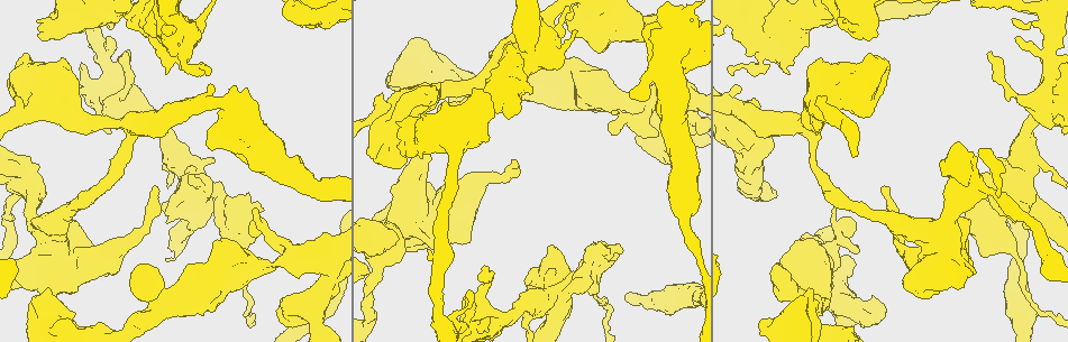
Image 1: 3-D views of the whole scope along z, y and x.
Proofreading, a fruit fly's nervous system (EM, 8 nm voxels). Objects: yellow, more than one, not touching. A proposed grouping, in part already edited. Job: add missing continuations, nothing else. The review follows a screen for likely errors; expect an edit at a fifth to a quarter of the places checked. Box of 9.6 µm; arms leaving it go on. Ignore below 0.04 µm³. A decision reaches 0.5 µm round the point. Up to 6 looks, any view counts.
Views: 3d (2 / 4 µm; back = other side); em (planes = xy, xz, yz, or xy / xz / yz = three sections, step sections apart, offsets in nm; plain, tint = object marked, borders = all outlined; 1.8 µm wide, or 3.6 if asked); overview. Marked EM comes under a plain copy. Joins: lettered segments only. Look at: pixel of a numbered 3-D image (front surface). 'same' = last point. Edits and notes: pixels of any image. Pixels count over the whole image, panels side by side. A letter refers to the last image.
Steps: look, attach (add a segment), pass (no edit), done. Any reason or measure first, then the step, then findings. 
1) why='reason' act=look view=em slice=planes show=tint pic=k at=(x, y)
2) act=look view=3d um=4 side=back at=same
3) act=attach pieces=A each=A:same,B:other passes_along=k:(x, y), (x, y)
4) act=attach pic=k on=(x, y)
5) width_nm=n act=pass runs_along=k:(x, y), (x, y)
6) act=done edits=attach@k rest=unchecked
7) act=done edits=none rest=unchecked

why='thick turns thin' act=look view=3d um=2 side=back pic=1 at=(288, 17)

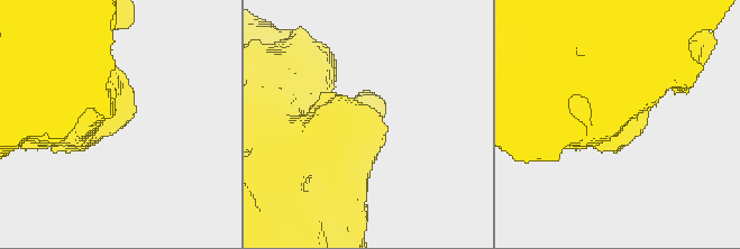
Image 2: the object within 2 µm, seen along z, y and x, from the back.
why='now the EM' act=look view=em slice=planes show=borders pic=2 at=(361, 128)

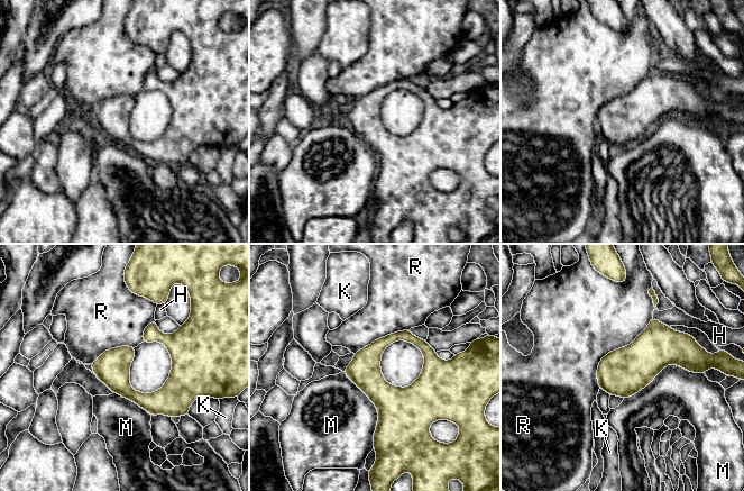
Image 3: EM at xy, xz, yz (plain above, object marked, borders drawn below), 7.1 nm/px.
act=pass each=H:other,K:other,M:other,R:other runs_along=3:(191, 364), (159, 398), (137, 398), (94, 366) found='none of them fits'

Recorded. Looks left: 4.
why='branch stops here' act=look view=em slice=xy step=16 show=borders pic=1 at=(208, 87)

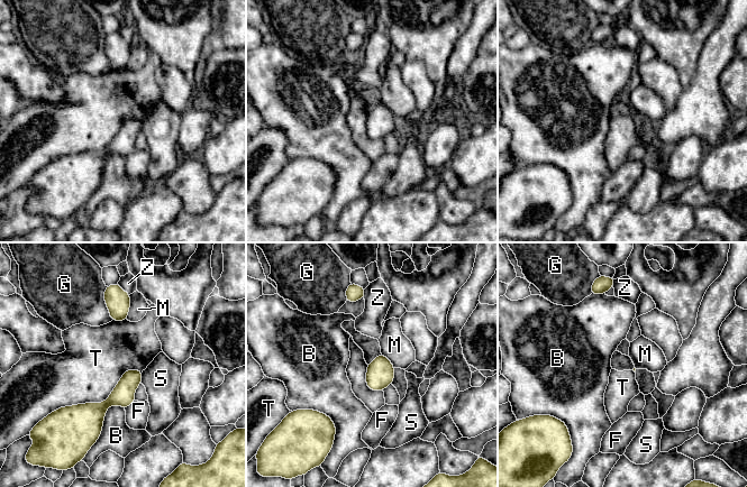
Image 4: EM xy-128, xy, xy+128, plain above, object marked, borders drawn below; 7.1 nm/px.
act=pass each=B:other,F:other,G:other,M:other,S:other,T:other,Z:other found='none of them fits'

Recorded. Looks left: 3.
why='branch stops here' act=look view=em slice=planes show=borders pic=1 at=(482, 269)

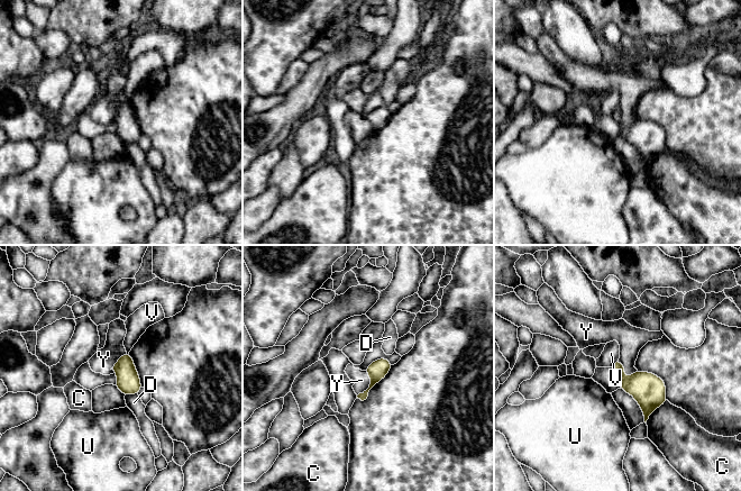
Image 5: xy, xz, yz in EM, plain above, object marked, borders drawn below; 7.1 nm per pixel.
width_nm=140 act=pass each=C:other,D:other,U:other,V:other,Y:other border=5:(619, 358), (625, 375), (637, 371) found='no lettered segment goes on from it'

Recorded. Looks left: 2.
act=done edits=none rest=unchecked

